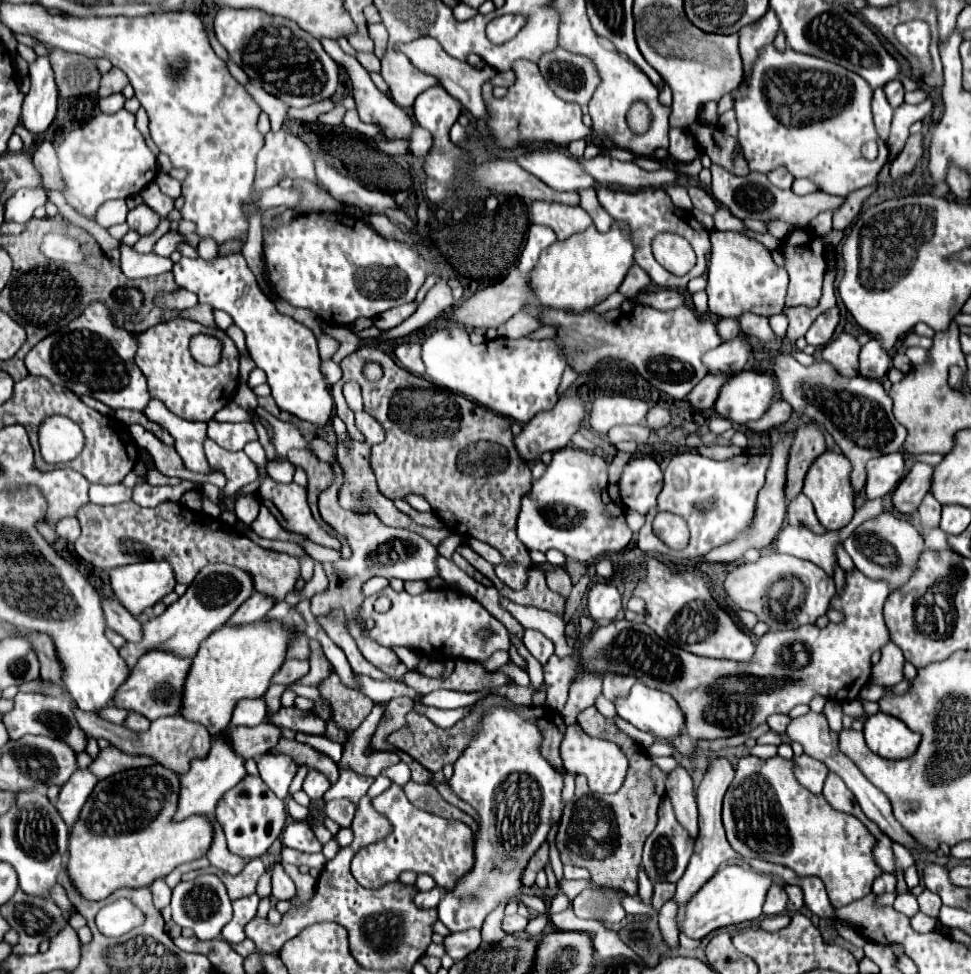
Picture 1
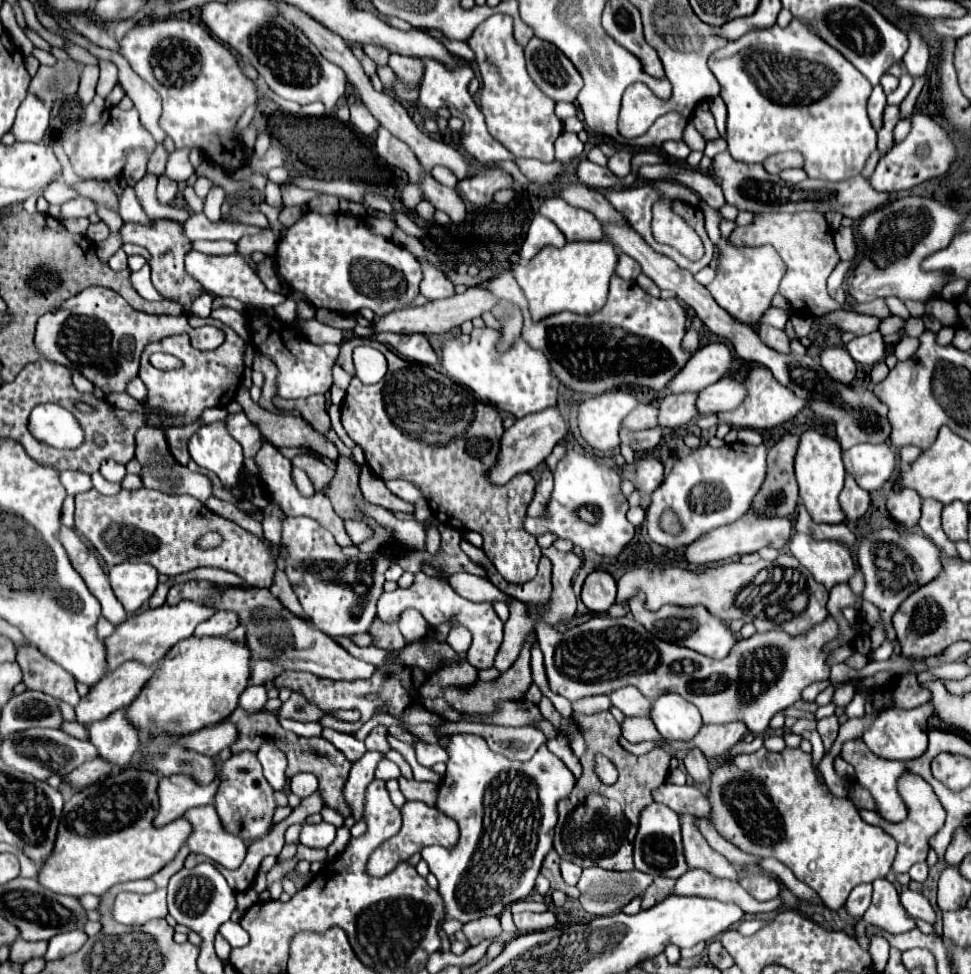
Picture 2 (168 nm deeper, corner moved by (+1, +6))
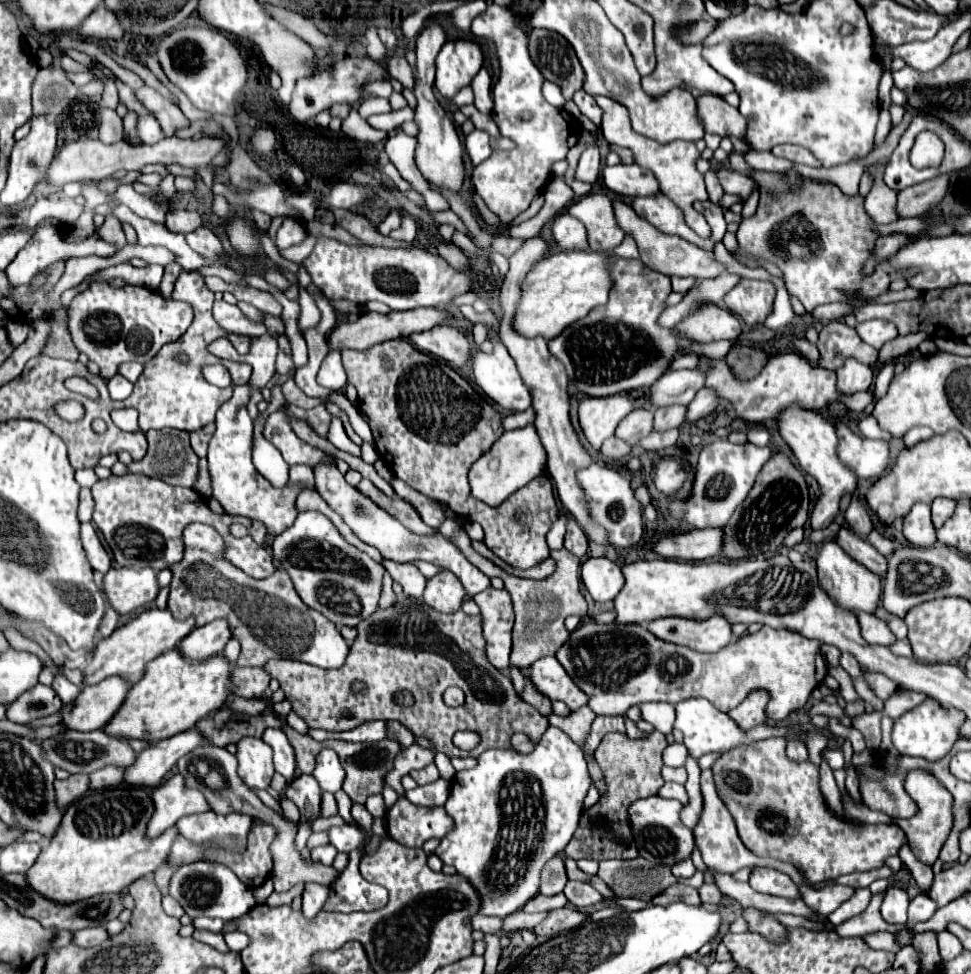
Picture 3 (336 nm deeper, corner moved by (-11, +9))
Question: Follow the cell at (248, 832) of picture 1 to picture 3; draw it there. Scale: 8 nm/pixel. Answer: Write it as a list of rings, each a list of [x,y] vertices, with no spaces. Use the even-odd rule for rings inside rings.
[[[246,737],[238,741],[238,775],[250,789],[268,789],[274,765],[272,765],[272,749],[262,739]]]

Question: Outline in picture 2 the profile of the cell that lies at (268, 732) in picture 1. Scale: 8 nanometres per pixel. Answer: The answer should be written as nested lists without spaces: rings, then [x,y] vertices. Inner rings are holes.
[[[224,720],[222,724],[206,726],[198,732],[188,734],[180,744],[186,748],[194,748],[196,752],[200,752],[204,756],[214,758],[224,748],[230,748],[236,740],[238,740],[238,728],[230,720]]]

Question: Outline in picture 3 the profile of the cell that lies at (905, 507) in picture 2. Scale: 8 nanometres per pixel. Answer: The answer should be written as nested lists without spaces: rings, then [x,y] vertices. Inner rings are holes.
[[[916,503],[904,517],[904,537],[914,547],[934,547],[938,543],[936,529],[930,521],[930,505]]]

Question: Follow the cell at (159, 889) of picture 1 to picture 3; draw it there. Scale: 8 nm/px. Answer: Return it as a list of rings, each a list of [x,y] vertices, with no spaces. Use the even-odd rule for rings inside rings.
[[[166,895],[166,897],[162,899],[162,907],[164,907],[164,911],[166,911],[168,915],[172,915],[172,917],[182,917],[182,915],[184,915],[184,909],[182,909],[170,895]]]

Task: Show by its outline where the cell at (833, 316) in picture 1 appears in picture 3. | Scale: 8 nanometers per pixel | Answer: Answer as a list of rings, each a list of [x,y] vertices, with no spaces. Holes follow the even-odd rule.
[[[890,233],[886,237],[880,237],[876,241],[876,257],[878,261],[886,261],[888,257],[892,257],[900,247],[904,247],[910,241],[910,237],[906,233]]]

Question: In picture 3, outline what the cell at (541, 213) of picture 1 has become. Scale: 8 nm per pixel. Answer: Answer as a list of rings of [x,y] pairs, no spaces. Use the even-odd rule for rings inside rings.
[[[588,193],[580,199],[576,199],[568,213],[578,217],[586,229],[588,229],[588,243],[592,251],[610,253],[614,247],[618,247],[624,239],[624,231],[614,221],[614,207],[612,199],[608,195]]]

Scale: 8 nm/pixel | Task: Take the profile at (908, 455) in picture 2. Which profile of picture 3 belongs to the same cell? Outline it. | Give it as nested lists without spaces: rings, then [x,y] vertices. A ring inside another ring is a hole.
[[[914,427],[914,429],[910,429],[910,431],[904,435],[904,443],[906,443],[906,447],[912,447],[912,445],[916,445],[918,441],[930,439],[930,437],[934,437],[934,431],[932,431],[932,429]]]

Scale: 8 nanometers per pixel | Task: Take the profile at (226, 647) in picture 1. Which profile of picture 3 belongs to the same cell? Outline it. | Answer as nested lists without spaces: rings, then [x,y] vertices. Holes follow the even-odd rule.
[[[172,649],[162,653],[146,665],[146,675],[142,681],[130,687],[126,701],[122,701],[118,713],[106,723],[104,731],[120,739],[146,739],[162,741],[176,733],[192,729],[200,719],[218,711],[224,701],[232,699],[232,681],[230,665],[222,655],[212,657],[204,663],[188,663],[182,655]]]

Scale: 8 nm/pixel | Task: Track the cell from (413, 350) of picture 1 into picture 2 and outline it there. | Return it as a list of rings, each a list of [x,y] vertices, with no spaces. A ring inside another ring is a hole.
[[[372,332],[378,342],[390,346],[396,354],[406,360],[434,366],[438,362],[432,346],[428,344],[424,334],[392,334],[392,332]]]

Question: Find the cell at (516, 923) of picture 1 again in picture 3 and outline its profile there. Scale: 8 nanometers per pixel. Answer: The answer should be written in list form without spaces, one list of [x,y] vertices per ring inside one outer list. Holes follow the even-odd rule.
[[[562,907],[562,909],[554,909],[540,925],[534,927],[534,933],[540,937],[540,939],[550,939],[550,937],[556,937],[556,935],[562,935],[570,929],[576,929],[578,925],[582,925],[582,921],[586,919],[586,915],[578,909],[568,909],[568,907]]]

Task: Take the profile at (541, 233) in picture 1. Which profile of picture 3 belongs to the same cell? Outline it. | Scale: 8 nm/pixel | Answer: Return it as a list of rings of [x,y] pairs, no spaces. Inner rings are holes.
[[[562,213],[554,219],[550,227],[550,237],[554,243],[558,243],[564,251],[586,251],[588,239],[586,239],[586,227],[568,213]]]

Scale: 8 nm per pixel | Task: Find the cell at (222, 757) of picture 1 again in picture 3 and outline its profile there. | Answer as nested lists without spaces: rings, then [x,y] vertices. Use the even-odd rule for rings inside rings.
[[[178,773],[164,781],[162,785],[158,785],[154,791],[156,791],[152,793],[154,813],[146,829],[148,839],[154,839],[162,835],[166,829],[174,827],[180,817],[204,813],[210,809],[204,795],[198,789],[188,789],[184,785],[184,777]]]

